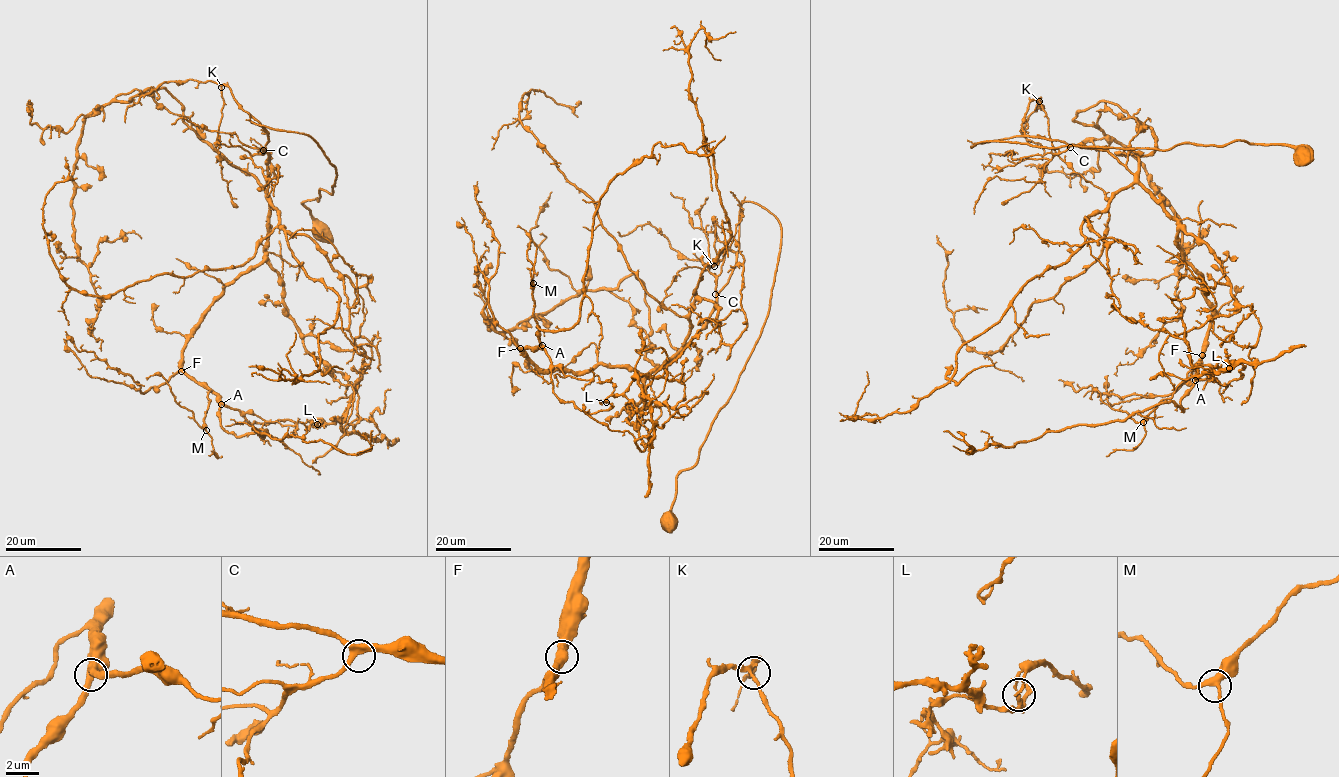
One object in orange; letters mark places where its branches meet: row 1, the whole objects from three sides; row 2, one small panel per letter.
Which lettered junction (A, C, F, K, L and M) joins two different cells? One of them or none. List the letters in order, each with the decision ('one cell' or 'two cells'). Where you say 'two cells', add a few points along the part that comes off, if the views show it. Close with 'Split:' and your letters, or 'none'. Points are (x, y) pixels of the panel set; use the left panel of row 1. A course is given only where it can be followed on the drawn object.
A: one cell
C: one cell
F: one cell
K: one cell
L: two cells; course (317, 424), (332, 424), (337, 420), (340, 428), (348, 433), (381, 441), (384, 438), (393, 445), (395, 440)
M: one cell
Split: L

